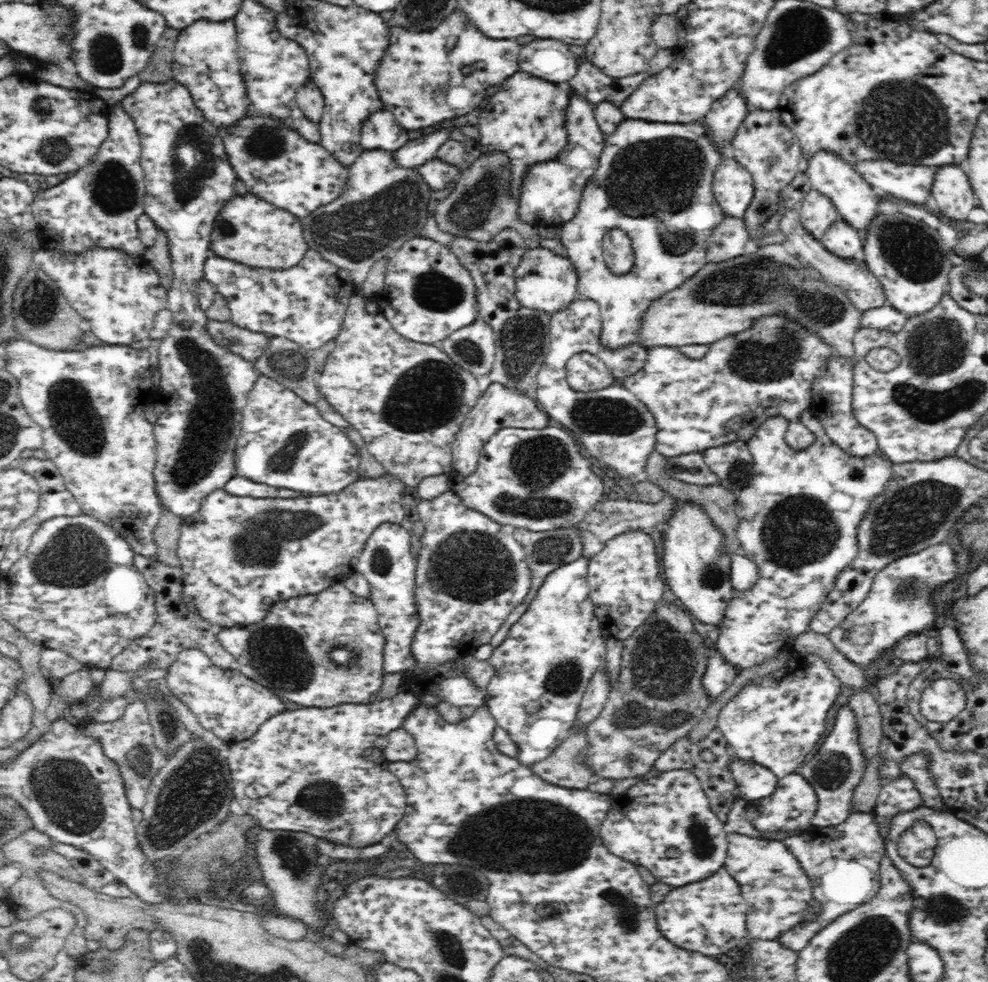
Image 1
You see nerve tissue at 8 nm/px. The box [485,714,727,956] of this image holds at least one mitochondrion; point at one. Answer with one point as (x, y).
(626, 912)

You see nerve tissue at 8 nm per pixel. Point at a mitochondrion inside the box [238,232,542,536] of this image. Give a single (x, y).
(428, 394)

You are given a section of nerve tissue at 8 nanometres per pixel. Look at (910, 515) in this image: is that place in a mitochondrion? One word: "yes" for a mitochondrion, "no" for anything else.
yes

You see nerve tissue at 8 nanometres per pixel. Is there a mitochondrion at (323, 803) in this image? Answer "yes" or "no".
yes

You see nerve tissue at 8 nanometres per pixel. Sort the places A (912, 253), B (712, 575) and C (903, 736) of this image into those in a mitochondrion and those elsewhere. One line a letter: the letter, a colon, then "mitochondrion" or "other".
A: mitochondrion
B: mitochondrion
C: other

